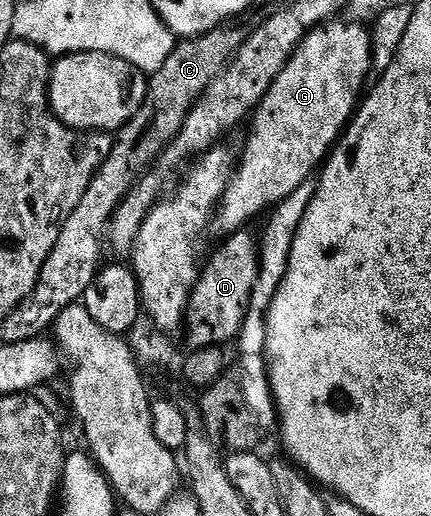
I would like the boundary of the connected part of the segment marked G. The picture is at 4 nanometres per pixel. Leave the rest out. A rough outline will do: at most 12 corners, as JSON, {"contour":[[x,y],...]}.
{"contour":[[328,21],[250,116],[219,237],[330,156],[373,75],[371,31]]}

